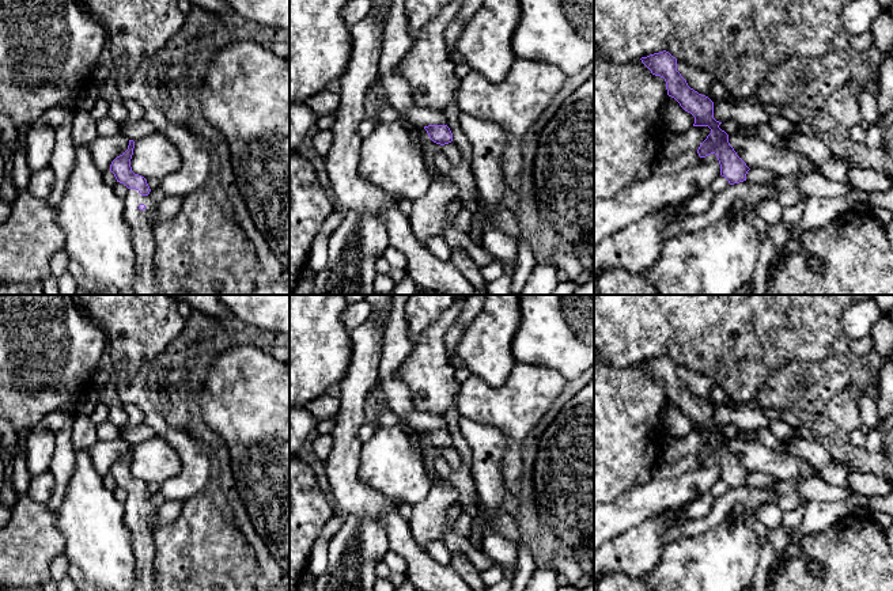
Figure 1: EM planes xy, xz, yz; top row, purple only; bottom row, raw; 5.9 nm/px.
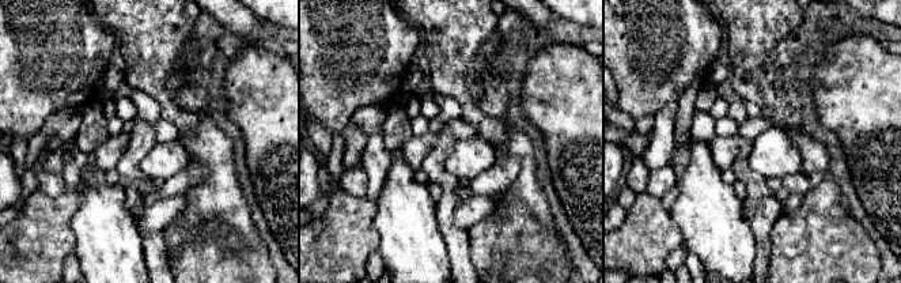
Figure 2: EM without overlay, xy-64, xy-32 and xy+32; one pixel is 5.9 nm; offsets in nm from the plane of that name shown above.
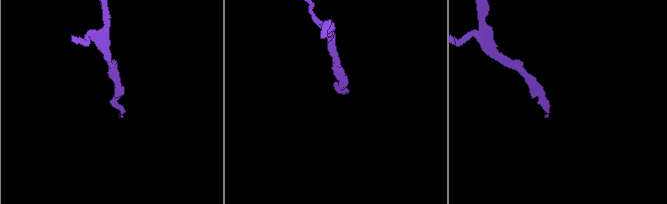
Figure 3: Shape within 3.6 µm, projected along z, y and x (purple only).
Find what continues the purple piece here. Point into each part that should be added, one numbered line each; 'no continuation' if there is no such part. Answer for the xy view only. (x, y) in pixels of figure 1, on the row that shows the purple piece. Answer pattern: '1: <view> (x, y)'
1: xy (146, 283)

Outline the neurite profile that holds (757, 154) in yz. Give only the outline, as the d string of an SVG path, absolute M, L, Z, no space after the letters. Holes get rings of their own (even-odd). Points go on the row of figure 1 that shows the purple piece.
M729 136L729 143L749 168L763 168L776 177L805 175L820 173L818 167L805 155L771 145L757 136Z

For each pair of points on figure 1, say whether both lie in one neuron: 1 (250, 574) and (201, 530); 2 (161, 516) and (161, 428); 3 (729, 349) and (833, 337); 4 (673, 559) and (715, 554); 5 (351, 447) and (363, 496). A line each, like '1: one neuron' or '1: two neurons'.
1: one neuron
2: two neurons
3: one neuron
4: one neuron
5: one neuron

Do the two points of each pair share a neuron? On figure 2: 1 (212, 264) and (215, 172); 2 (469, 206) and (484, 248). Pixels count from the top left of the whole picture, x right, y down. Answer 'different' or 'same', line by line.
1: same
2: different

